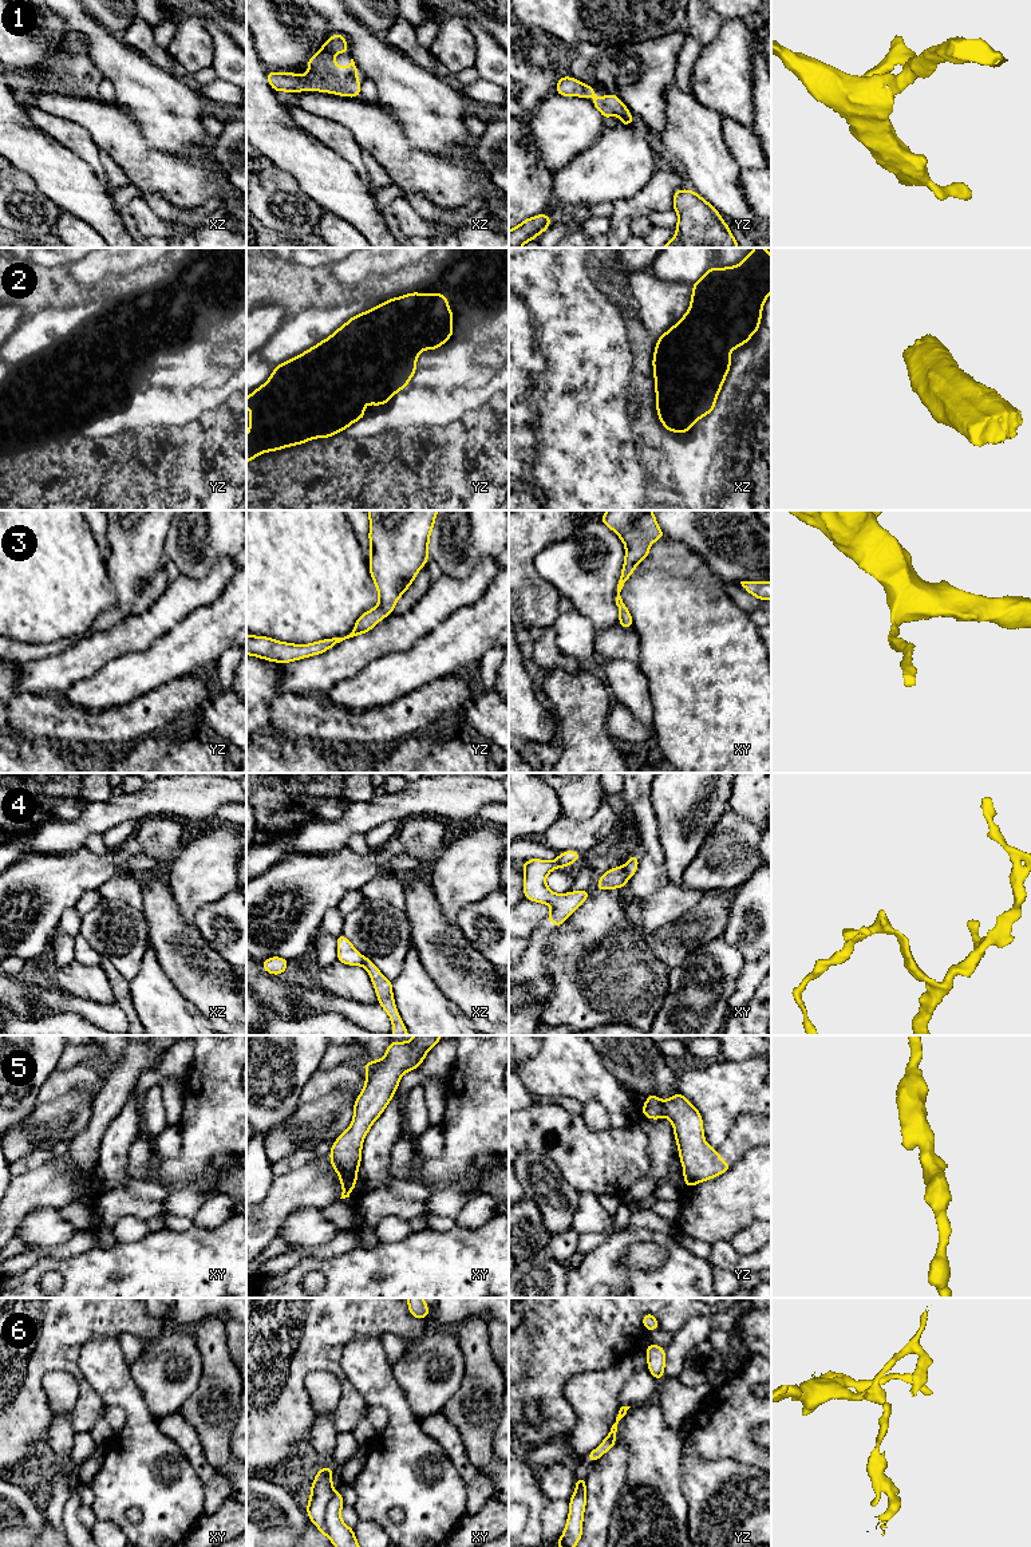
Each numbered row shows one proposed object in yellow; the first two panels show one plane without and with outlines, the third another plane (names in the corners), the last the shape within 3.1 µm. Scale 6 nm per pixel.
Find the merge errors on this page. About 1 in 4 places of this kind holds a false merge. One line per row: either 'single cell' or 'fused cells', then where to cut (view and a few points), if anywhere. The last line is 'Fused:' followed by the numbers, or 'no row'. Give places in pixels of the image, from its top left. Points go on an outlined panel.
1: single cell | no cut
2: single cell | no cut
3: single cell | no cut
4: fused cells | xy (623, 868), (628, 877)
5: single cell | no cut
6: fused cells | xy (334, 1491), (326, 1508), (326, 1530), (328, 1535)
Fused: 4, 6

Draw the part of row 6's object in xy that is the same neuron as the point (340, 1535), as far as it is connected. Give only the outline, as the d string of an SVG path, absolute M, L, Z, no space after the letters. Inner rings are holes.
M333 1492L325 1508L325 1527L333 1547L360 1547L353 1528L344 1524L340 1512L344 1505L344 1500L340 1492Z

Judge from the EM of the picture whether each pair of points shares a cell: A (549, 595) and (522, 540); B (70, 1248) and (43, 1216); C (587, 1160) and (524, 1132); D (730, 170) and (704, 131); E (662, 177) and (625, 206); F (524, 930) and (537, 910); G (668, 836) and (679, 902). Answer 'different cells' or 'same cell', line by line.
A: same cell
B: different cells
C: same cell
D: same cell
E: same cell
F: same cell
G: different cells

